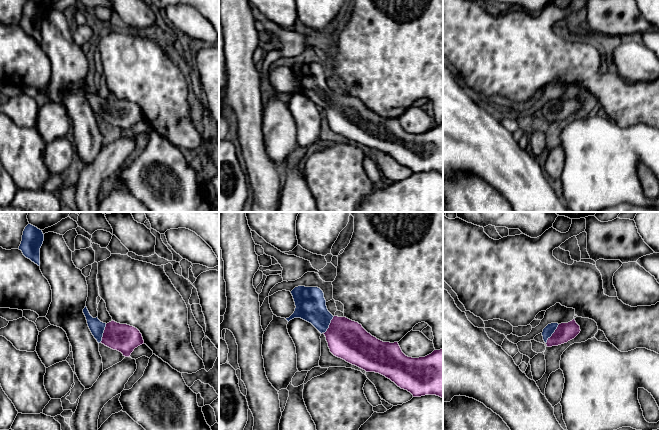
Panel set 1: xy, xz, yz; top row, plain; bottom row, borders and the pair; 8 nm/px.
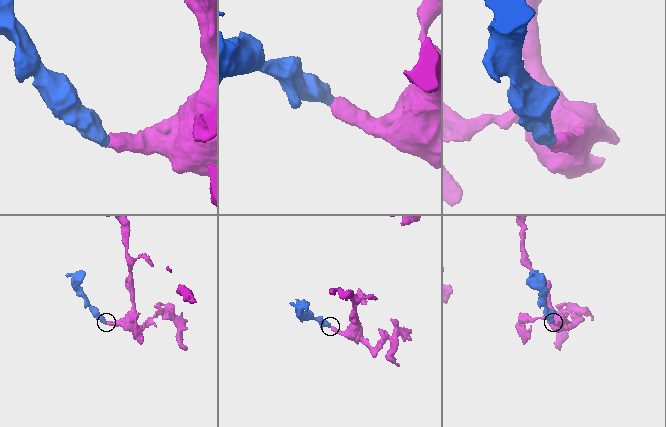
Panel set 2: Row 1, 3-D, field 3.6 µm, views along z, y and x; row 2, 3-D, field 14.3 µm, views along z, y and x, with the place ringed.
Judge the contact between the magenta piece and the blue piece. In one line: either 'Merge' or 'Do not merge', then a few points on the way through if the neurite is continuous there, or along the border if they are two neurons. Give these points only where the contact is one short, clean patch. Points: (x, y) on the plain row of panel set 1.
Merge. Path across: yz (565, 108), (552, 110), (547, 108)

